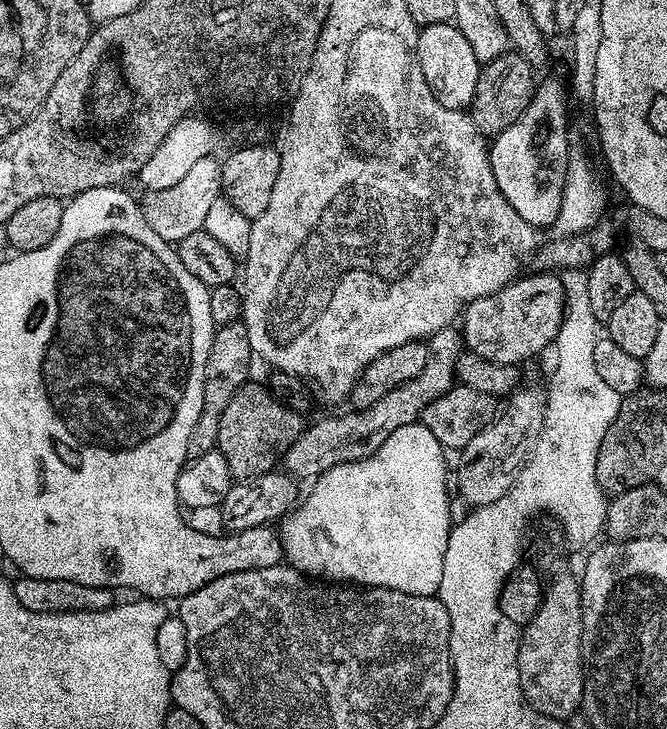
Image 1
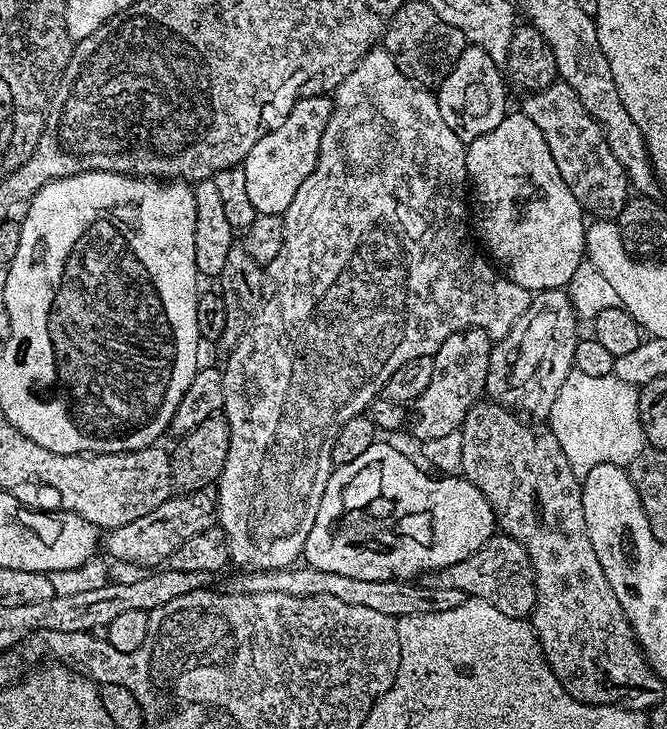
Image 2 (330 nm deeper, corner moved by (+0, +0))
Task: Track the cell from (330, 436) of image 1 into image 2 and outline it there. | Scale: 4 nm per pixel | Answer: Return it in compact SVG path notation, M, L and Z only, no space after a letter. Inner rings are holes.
M201 490L199 492L173 494L166 502L162 502L162 506L158 506L158 510L150 510L150 514L146 514L146 518L138 518L134 522L126 522L126 526L111 529L103 537L102 548L112 560L113 558L121 560L124 564L152 564L148 566L156 566L159 565L156 564L159 560L160 563L167 561L172 552L178 550L178 546L182 546L182 542L186 542L186 538L194 538L194 534L202 534L206 530L213 528L216 523L215 491Z

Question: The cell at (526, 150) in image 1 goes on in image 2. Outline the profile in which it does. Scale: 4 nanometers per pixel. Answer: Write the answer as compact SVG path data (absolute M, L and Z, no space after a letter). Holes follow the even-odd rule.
M516 110L505 116L502 122L498 122L494 130L474 138L467 145L467 149L474 228L487 255L495 261L499 271L518 282L518 286L522 286L527 292L535 294L555 288L567 289L574 272L586 260L586 213L578 198L570 194L570 186L562 182L562 174L558 174L558 166L554 166L550 146L546 146L546 138L542 138L542 130L538 130L538 126L534 126L534 122L530 122L530 118L526 118L523 111Z

